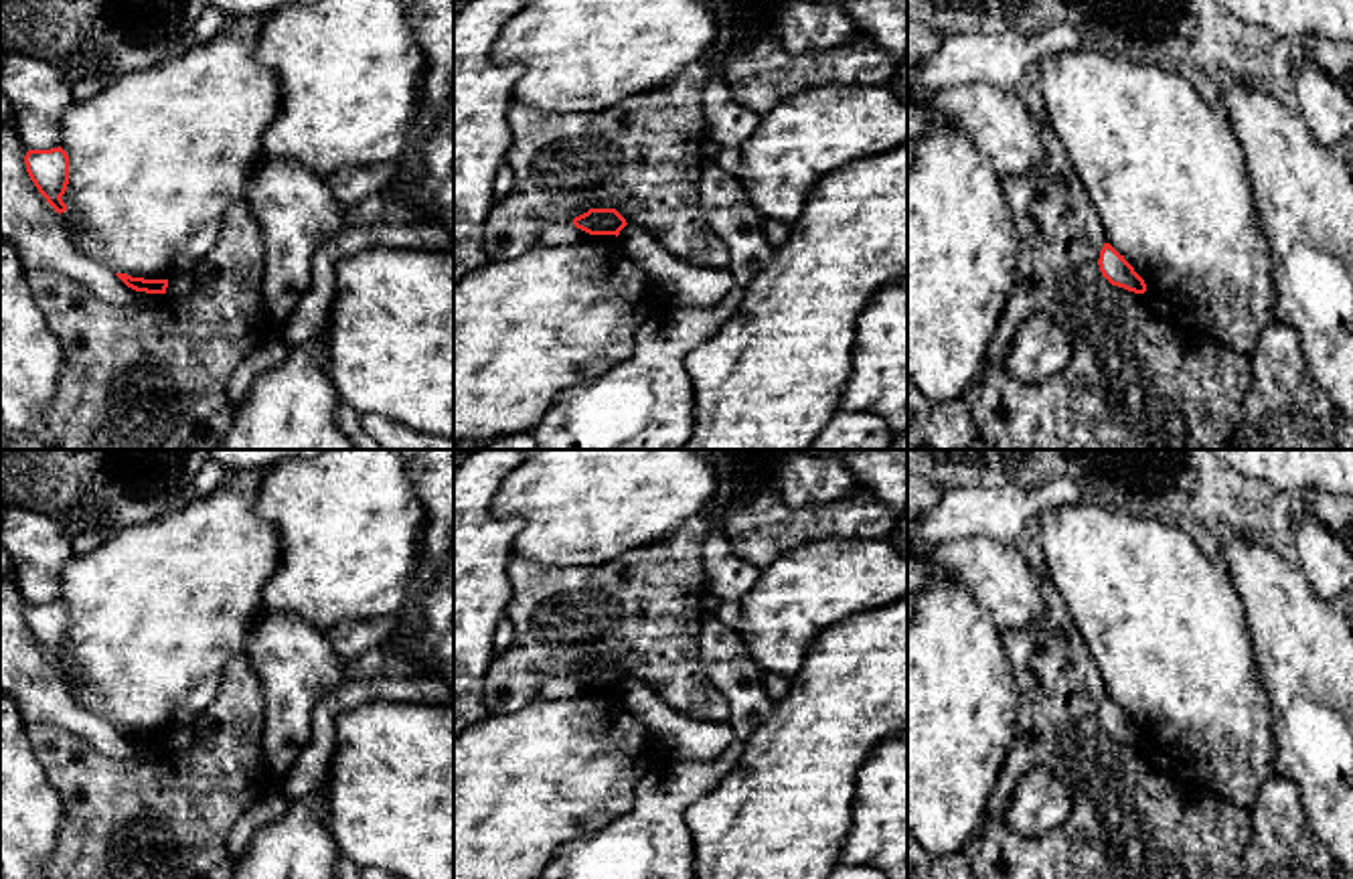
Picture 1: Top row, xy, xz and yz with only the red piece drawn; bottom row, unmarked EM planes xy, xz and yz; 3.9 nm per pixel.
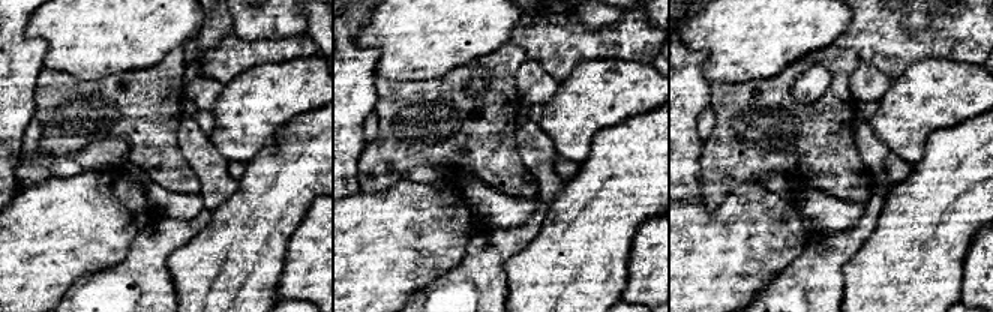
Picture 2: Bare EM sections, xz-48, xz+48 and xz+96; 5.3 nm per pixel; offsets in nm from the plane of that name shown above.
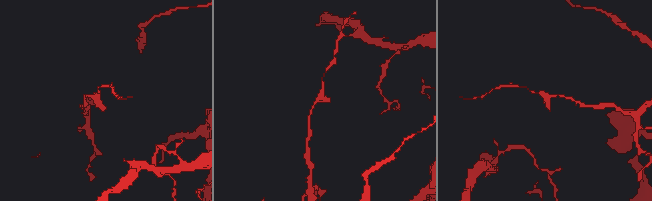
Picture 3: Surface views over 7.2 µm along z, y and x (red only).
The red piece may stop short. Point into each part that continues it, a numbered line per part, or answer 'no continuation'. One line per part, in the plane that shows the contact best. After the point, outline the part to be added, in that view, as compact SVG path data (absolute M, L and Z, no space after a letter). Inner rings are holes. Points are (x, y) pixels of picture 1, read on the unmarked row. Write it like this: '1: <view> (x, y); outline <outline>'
no continuation

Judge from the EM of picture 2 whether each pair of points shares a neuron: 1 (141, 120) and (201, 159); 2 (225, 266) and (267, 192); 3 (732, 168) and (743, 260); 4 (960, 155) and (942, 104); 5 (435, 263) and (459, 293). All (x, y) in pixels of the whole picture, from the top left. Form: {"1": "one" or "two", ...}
{"1": "two", "2": "one", "3": "two", "4": "two", "5": "two"}

